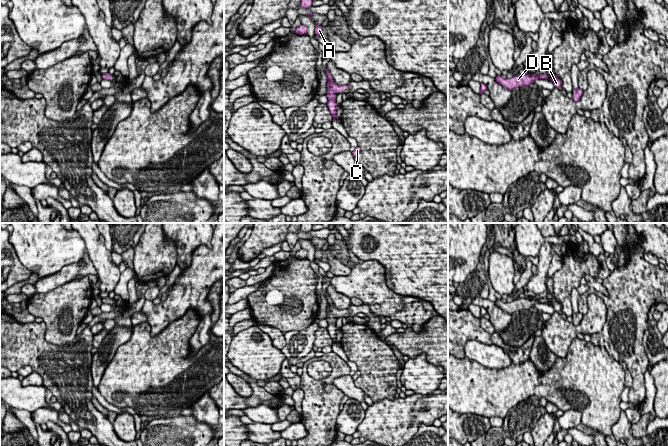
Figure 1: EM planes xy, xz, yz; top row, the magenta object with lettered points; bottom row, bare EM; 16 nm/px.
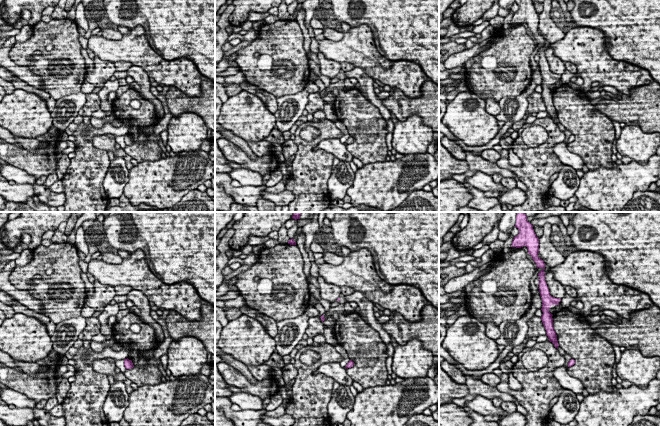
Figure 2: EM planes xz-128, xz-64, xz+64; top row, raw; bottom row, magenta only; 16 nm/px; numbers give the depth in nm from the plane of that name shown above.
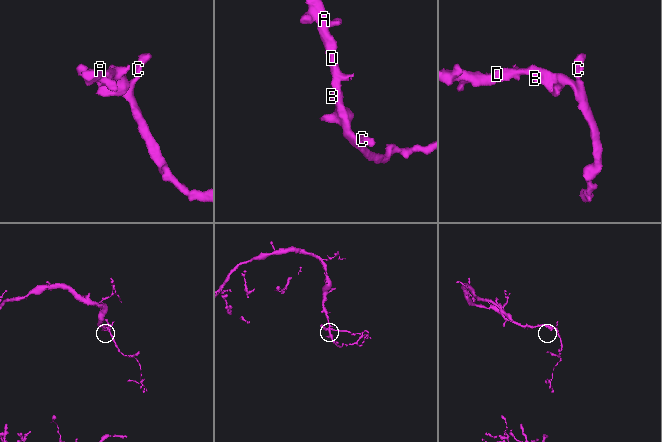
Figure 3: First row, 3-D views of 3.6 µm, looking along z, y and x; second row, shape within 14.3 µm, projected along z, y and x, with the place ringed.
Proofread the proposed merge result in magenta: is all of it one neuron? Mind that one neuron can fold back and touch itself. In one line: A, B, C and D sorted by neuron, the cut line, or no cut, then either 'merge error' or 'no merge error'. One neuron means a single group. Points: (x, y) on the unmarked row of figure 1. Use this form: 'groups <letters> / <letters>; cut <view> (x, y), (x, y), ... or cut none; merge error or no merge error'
groups A B C D; cut none; no merge error

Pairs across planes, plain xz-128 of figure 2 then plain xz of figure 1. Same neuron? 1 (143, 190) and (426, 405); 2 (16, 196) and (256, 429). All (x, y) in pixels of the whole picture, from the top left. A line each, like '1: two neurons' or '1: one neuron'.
1: one neuron
2: one neuron

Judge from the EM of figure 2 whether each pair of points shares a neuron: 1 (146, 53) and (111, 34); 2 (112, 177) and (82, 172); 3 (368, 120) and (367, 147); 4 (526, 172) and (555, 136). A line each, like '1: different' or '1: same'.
1: different
2: different
3: same
4: same

